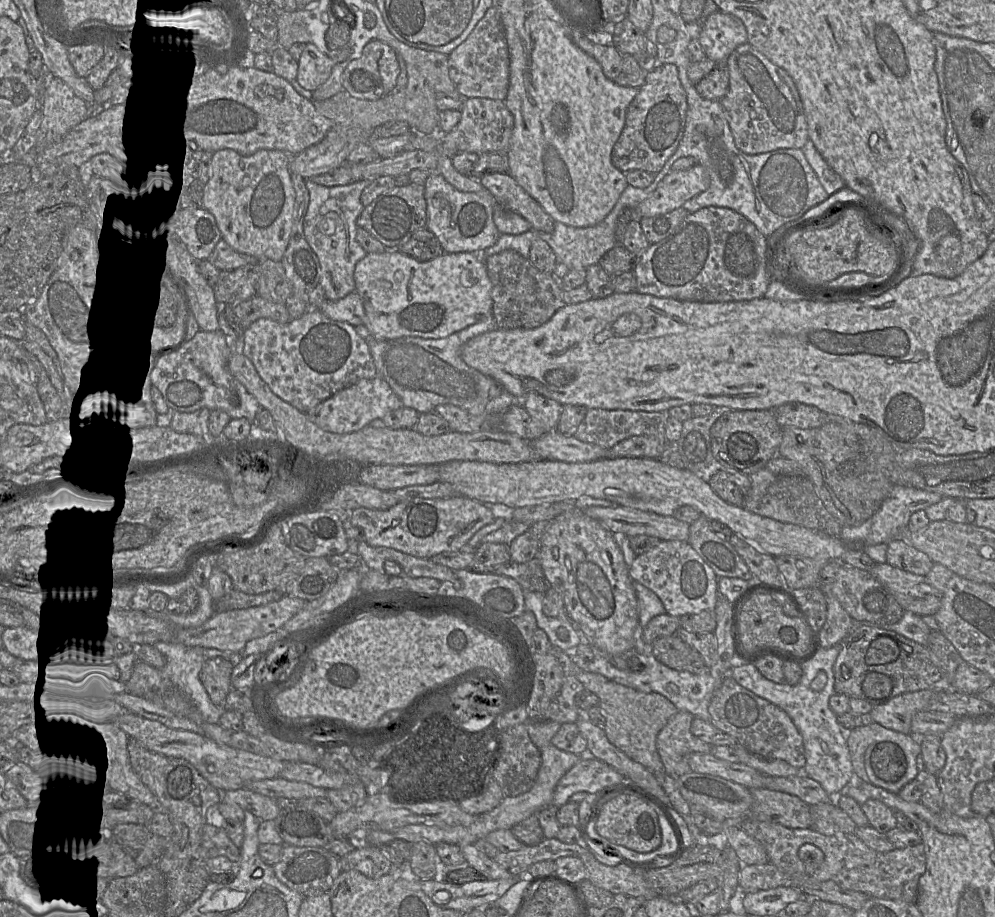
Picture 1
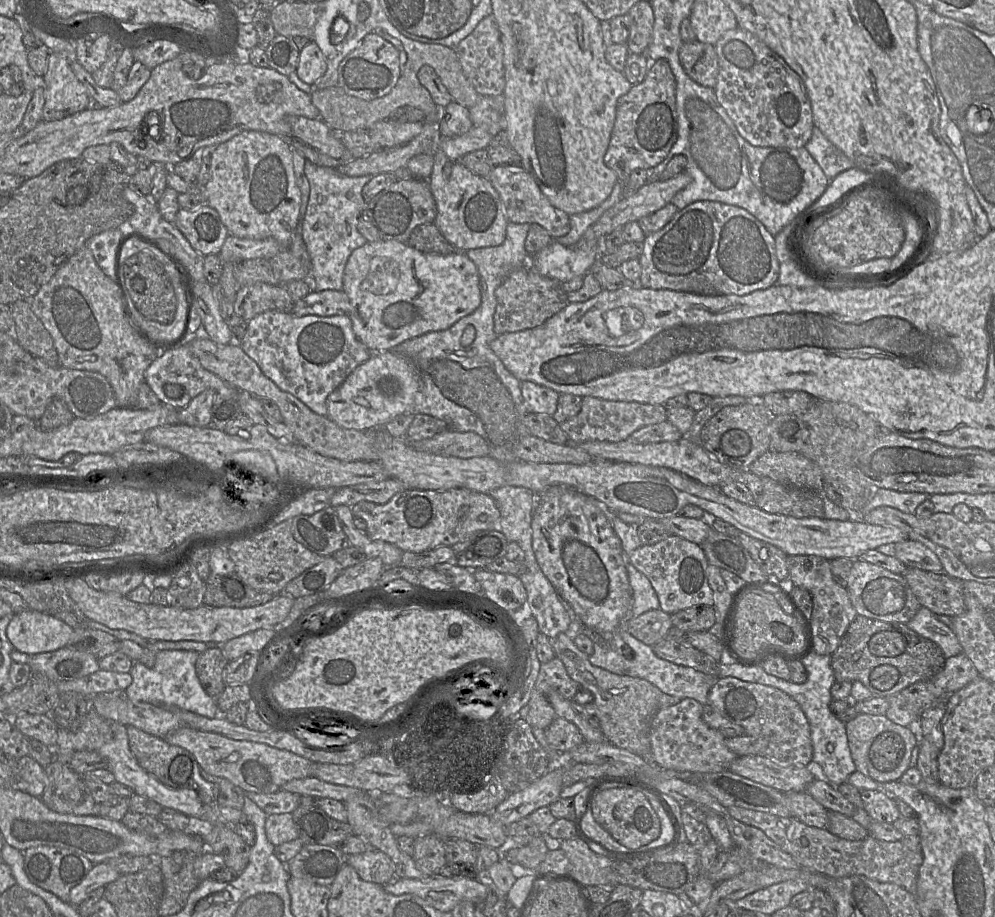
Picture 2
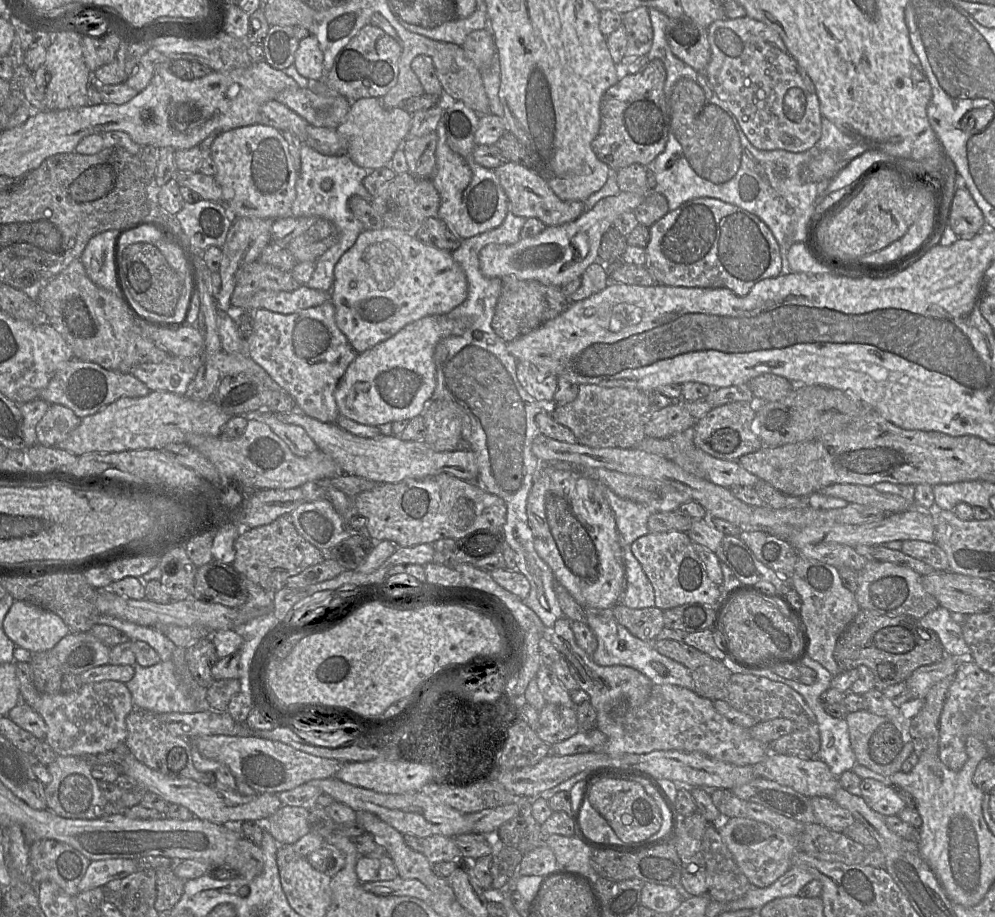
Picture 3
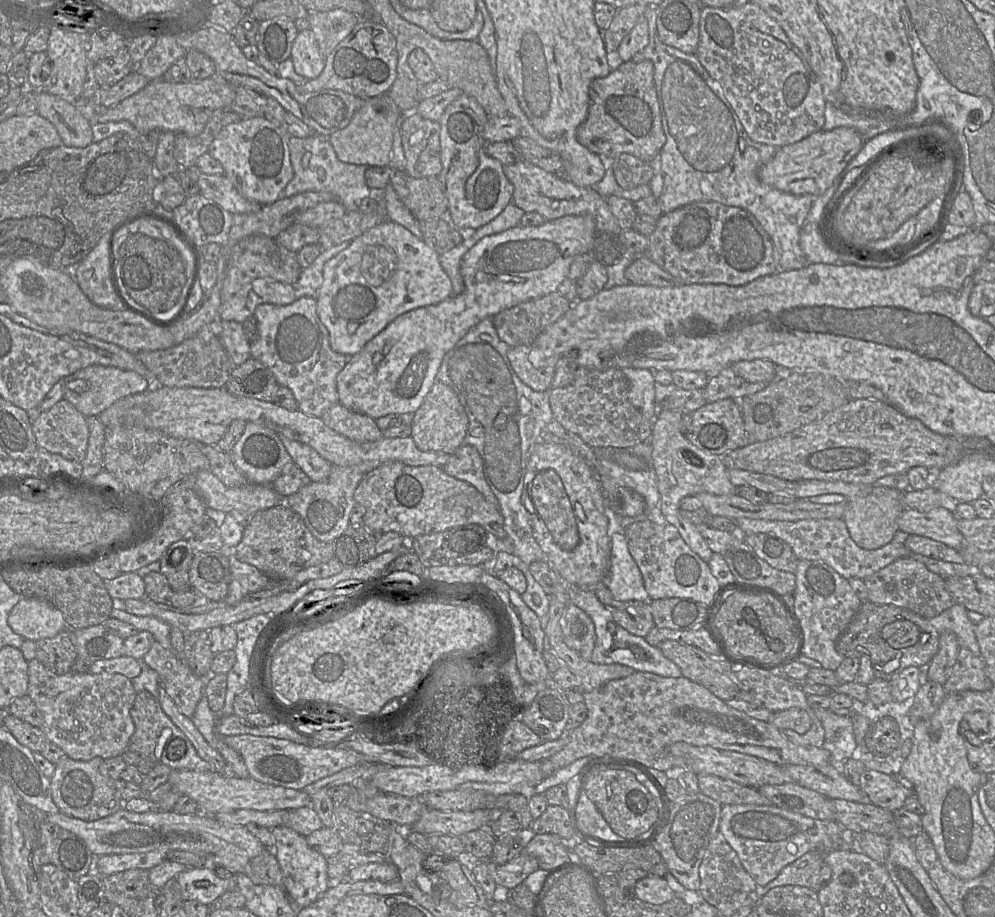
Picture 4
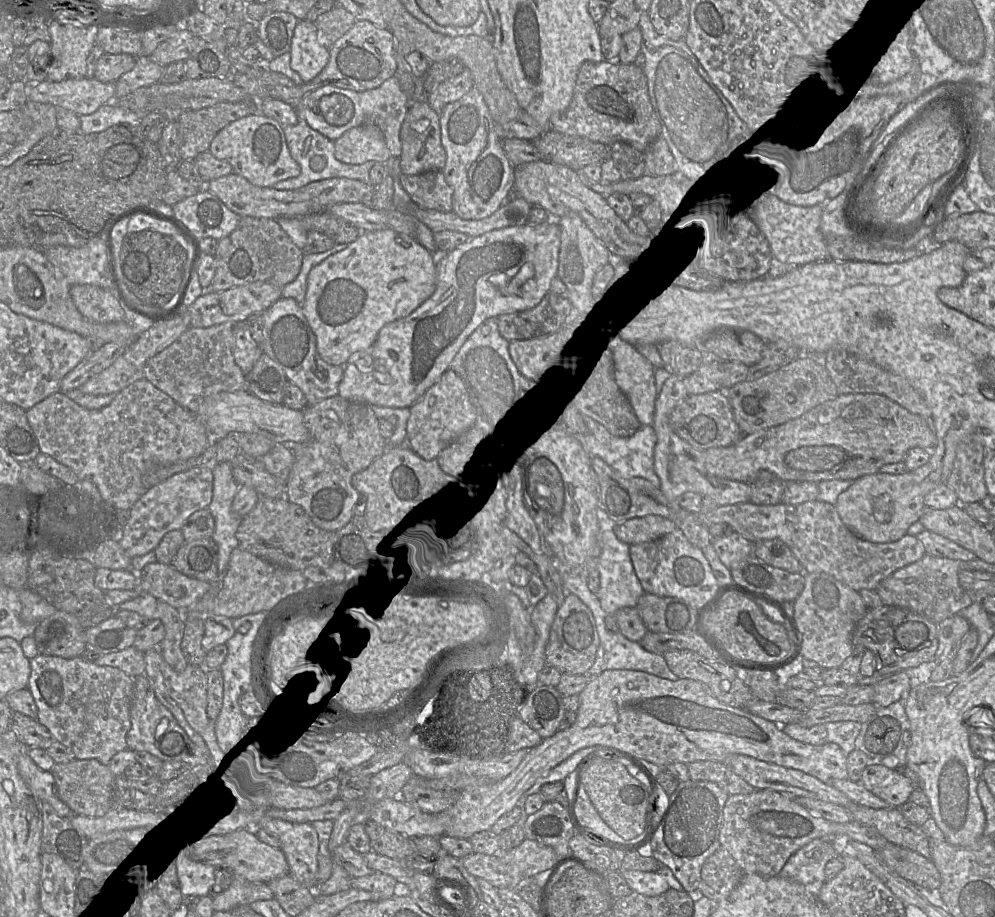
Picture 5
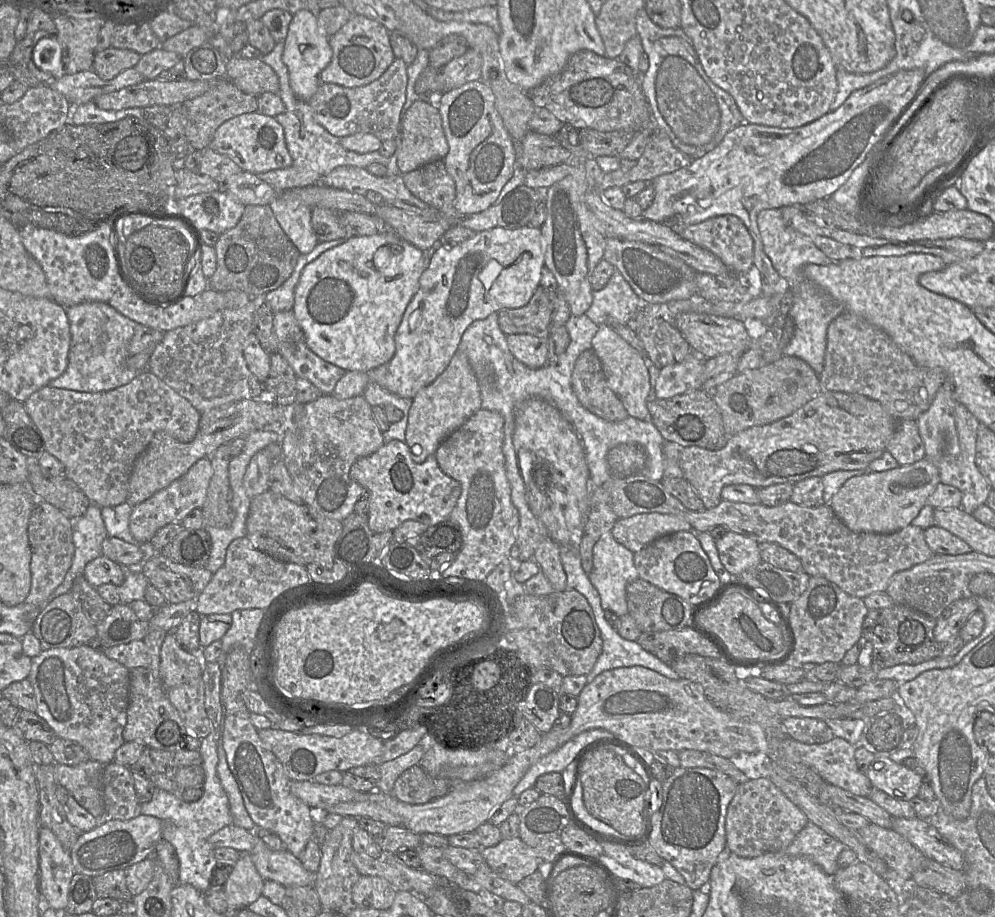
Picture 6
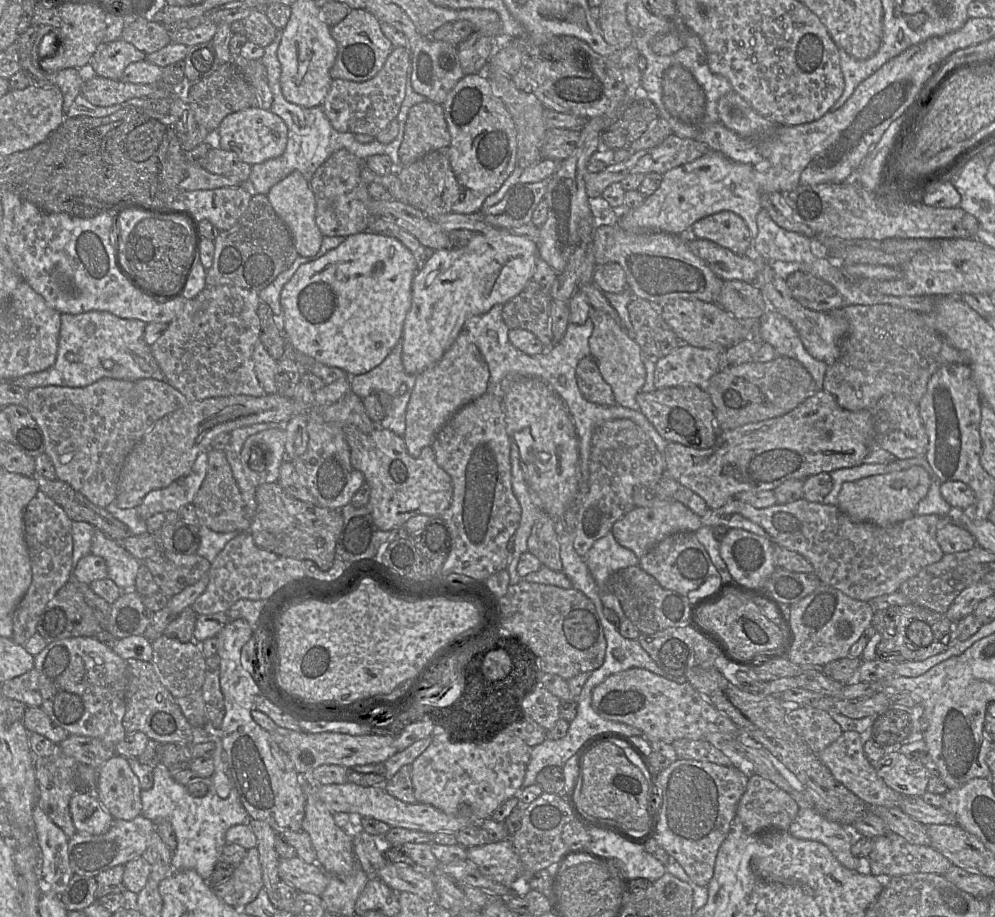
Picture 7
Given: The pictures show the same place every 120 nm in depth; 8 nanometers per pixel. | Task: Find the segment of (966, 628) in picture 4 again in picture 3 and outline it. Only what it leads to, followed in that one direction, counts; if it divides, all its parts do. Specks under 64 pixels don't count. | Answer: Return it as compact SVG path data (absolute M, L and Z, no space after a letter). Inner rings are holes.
M939 606L918 621L921 626L936 633L947 656L971 659L971 650L964 640L962 626L951 615L949 610Z

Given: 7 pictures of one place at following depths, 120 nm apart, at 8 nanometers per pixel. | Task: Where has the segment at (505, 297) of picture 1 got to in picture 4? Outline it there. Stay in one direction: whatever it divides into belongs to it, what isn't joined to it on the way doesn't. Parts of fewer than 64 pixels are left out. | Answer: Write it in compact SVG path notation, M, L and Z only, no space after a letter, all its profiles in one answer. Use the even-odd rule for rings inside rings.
M558 292L520 303L493 317L499 338L510 348L532 344L549 326L558 321L573 303Z

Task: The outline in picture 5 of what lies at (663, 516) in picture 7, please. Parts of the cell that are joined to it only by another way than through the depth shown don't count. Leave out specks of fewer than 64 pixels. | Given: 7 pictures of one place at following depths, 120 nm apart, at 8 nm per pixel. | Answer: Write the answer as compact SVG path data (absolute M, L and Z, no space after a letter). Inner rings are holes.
M647 515L617 523L614 533L621 542L635 545L657 540L676 529L675 523L668 518Z

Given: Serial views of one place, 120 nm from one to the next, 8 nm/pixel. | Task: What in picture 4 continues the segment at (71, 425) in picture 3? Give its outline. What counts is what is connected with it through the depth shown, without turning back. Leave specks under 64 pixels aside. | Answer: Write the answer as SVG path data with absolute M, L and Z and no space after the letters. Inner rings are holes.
M60 400L48 411L42 413L32 412L31 423L39 449L59 454L67 460L78 463L81 463L85 459L89 439L89 428L86 417L67 400Z

